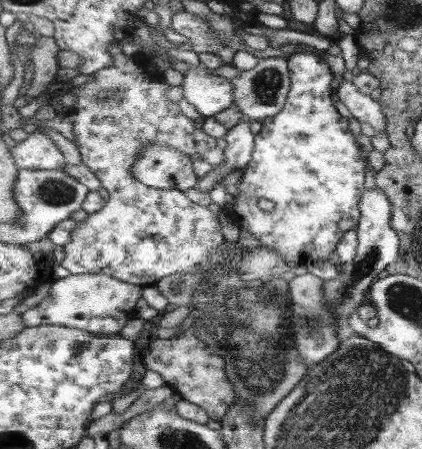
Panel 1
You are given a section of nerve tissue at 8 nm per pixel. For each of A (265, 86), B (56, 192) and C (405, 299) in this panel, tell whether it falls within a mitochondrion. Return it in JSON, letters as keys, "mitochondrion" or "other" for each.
{"A":"mitochondrion","B":"mitochondrion","C":"mitochondrion"}

